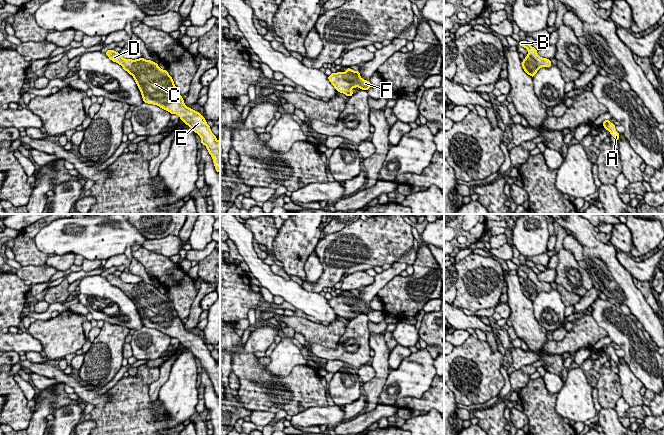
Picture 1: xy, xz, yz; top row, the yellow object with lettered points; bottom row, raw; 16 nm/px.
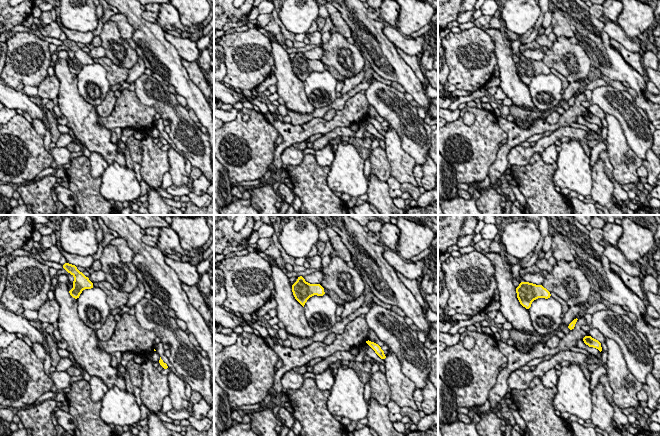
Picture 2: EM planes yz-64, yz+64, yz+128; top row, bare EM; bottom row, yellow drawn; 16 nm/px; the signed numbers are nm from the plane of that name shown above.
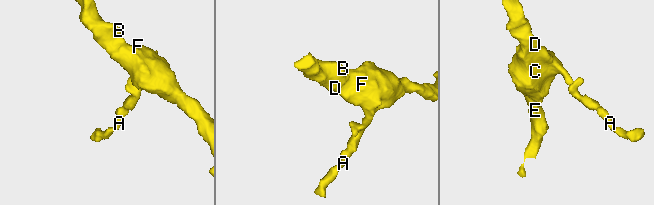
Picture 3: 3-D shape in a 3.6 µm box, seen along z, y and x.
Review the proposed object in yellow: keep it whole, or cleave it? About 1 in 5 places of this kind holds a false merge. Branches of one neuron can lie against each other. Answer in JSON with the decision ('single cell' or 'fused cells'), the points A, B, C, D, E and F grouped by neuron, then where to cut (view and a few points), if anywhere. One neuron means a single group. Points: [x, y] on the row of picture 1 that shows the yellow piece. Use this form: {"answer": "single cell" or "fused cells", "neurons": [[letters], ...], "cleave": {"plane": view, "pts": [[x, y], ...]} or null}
{"answer": "single cell", "neurons": [["A", "B", "C", "D", "E", "F"]], "cleave": null}

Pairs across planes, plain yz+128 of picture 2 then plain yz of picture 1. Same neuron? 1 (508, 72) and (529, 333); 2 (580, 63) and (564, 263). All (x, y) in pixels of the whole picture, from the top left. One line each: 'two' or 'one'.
1: one
2: one

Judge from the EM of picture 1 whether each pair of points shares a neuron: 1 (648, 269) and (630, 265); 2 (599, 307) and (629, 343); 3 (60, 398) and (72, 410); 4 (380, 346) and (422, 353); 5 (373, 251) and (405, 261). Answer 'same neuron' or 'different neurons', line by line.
1: same neuron
2: same neuron
3: different neurons
4: different neurons
5: different neurons

